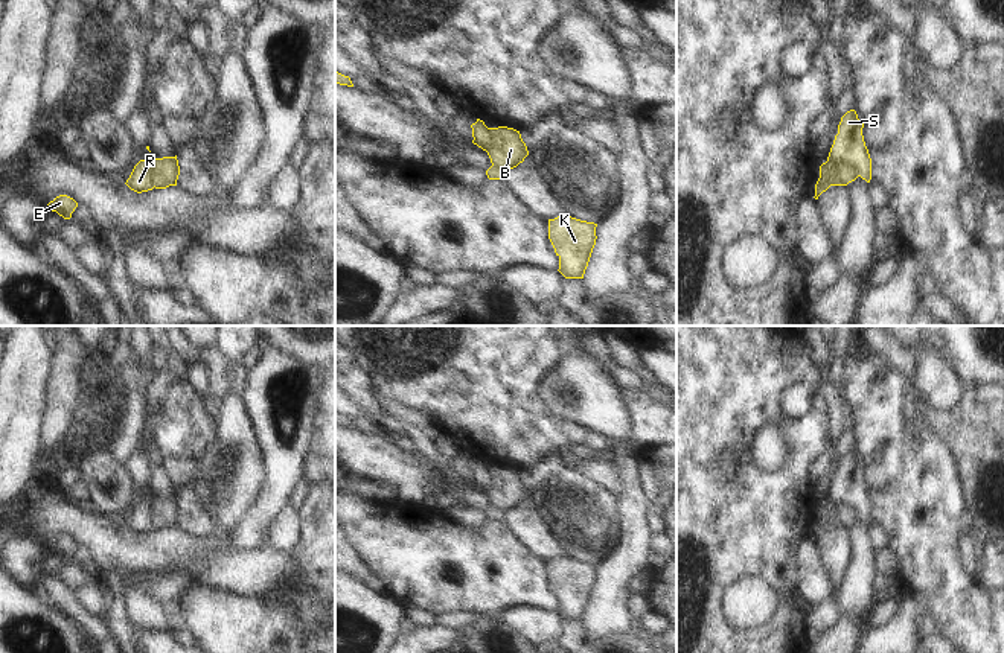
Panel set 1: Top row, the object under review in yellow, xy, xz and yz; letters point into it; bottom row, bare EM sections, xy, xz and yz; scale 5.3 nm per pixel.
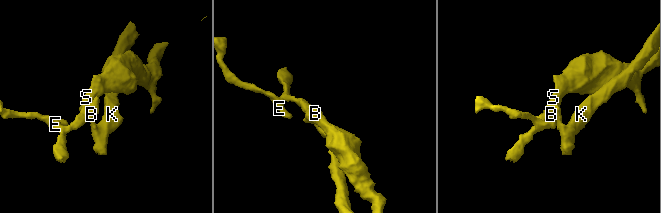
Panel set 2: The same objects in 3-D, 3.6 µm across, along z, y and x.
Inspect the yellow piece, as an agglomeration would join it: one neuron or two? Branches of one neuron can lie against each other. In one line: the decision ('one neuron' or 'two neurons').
two neurons

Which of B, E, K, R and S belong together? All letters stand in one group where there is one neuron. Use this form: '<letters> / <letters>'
B K / E R S

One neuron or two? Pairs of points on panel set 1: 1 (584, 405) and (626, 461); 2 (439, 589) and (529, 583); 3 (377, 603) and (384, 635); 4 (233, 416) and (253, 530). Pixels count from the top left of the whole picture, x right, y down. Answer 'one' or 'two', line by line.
1: one
2: one
3: one
4: two

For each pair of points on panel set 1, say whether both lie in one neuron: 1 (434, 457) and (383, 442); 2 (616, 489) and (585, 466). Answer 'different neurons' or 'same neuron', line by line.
1: different neurons
2: same neuron

